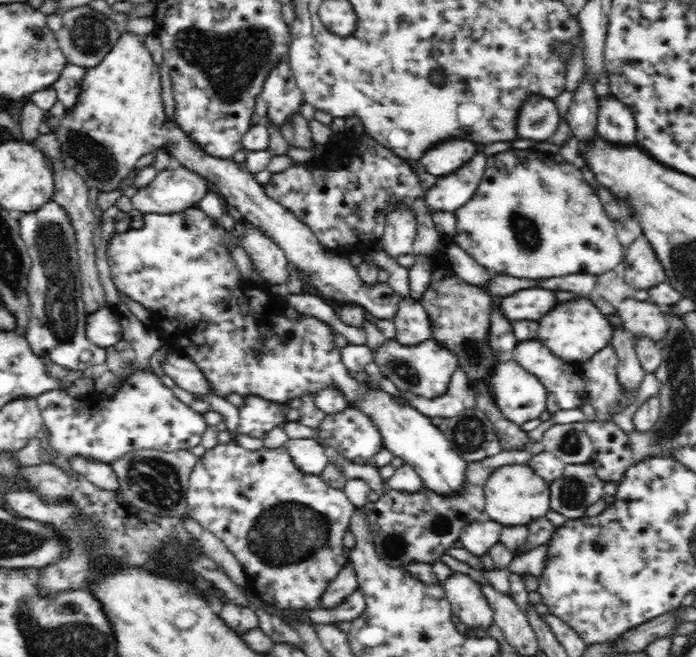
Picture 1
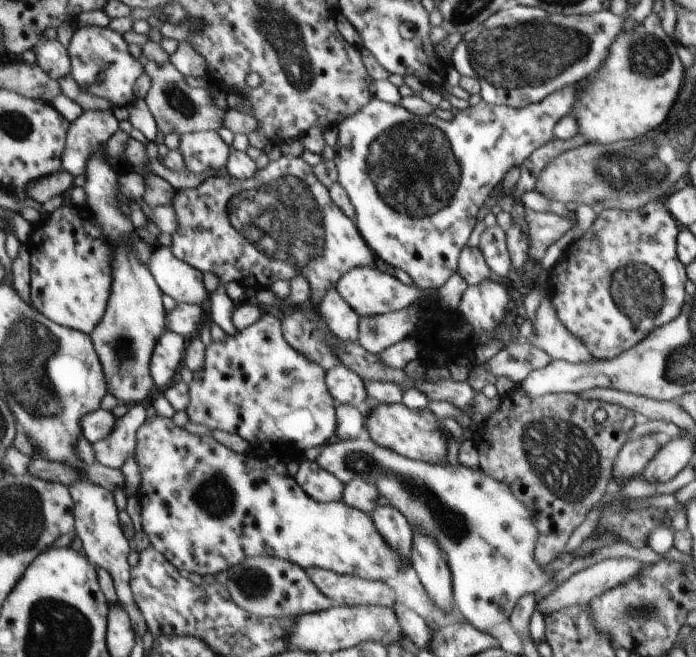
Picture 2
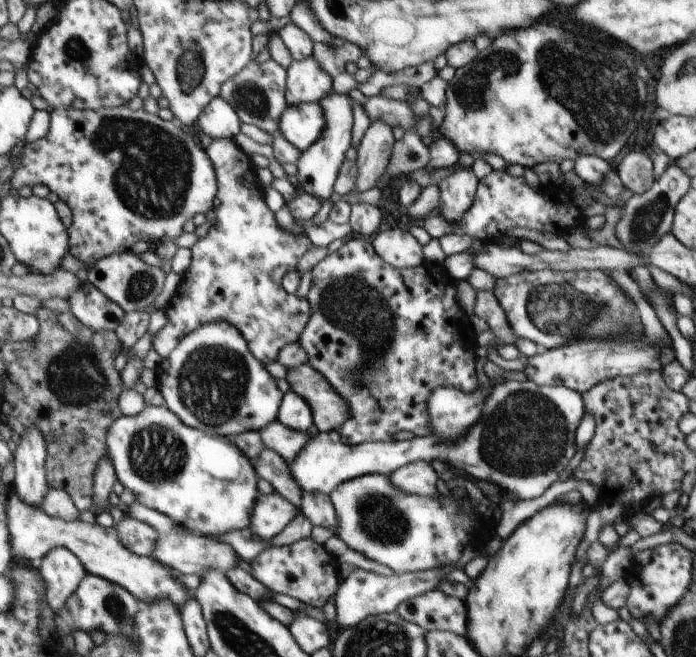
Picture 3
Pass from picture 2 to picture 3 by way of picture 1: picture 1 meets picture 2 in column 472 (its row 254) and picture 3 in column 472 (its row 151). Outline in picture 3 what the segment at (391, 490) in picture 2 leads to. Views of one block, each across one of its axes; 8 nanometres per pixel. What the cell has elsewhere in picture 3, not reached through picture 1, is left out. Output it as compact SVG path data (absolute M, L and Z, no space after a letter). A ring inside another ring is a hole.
M372 474L348 480L332 492L338 525L336 536L350 548L367 559L376 561L393 570L394 573L414 574L435 567L457 562L470 541L477 541L478 530L485 530L486 523L471 506L468 496L464 498L464 509L459 508L450 497L431 498L399 492L390 476Z

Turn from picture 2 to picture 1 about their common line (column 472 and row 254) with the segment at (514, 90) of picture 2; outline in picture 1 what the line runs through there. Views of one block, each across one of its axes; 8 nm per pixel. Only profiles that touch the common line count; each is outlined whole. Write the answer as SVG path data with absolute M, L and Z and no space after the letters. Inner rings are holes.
M51 200L38 210L17 214L22 240L29 250L32 266L28 273L28 298L30 298L30 320L26 340L35 354L52 360L54 364L68 370L86 370L96 364L106 362L106 349L92 344L85 333L86 314L83 301L83 283L80 272L80 259L76 247L76 229L72 227L70 216L62 205Z

